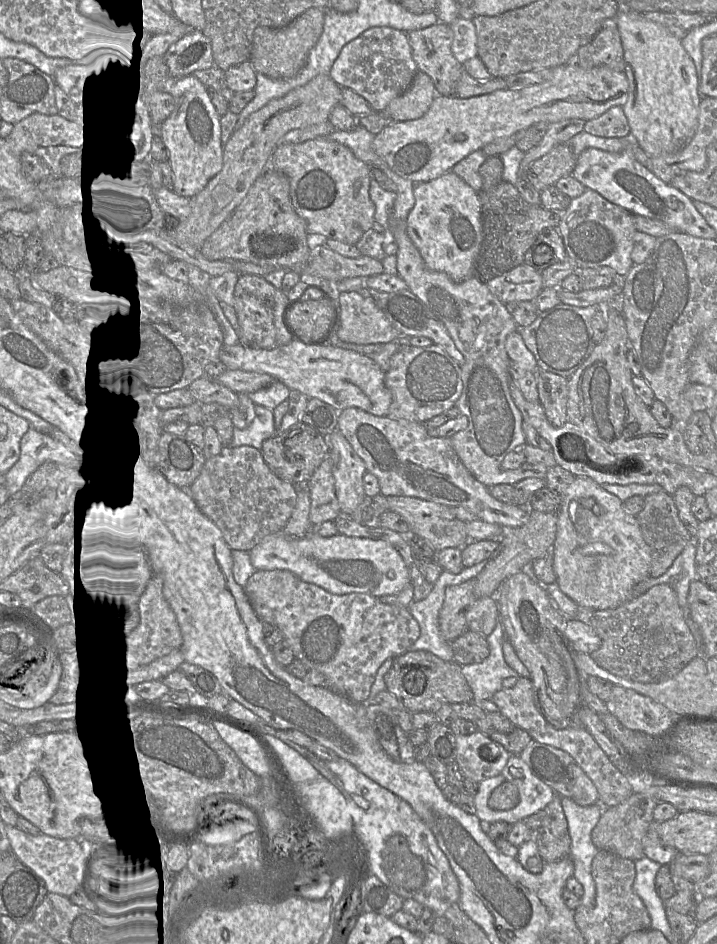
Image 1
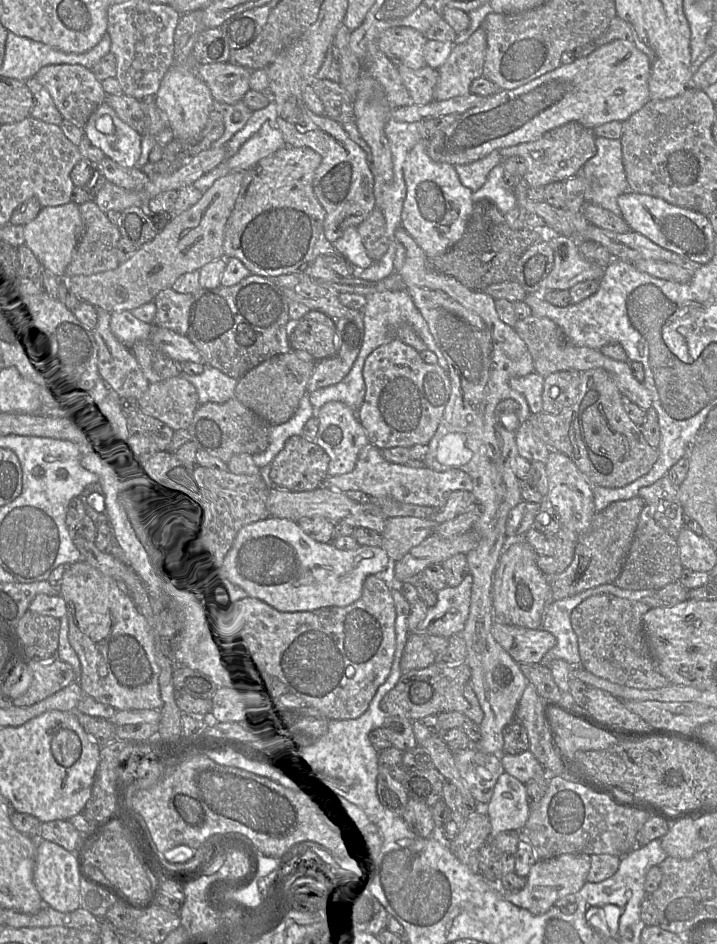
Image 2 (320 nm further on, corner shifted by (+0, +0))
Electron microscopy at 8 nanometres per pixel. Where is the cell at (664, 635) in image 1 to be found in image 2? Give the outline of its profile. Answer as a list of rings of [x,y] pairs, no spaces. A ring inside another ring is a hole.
[[[609,594],[586,598],[571,614],[578,639],[580,665],[593,675],[622,686],[649,690],[669,685],[655,668],[646,639],[643,616],[649,605]]]

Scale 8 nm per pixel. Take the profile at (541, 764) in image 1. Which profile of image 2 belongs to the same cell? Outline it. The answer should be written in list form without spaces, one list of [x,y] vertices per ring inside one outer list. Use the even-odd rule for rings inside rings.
[[[530,751],[517,755],[501,754],[504,772],[523,784],[529,781],[546,781],[546,771]]]

